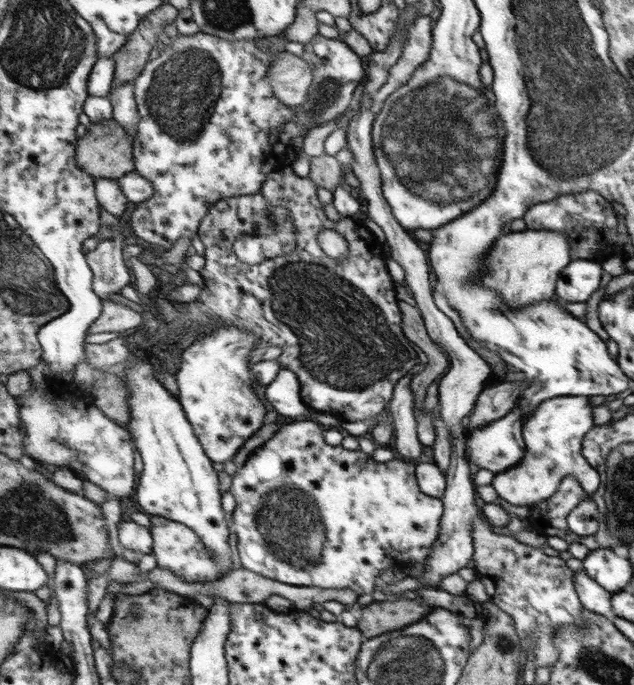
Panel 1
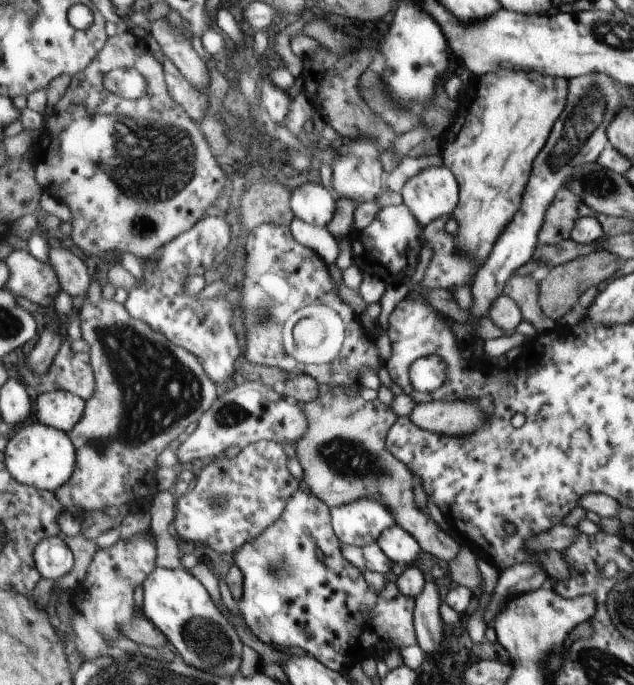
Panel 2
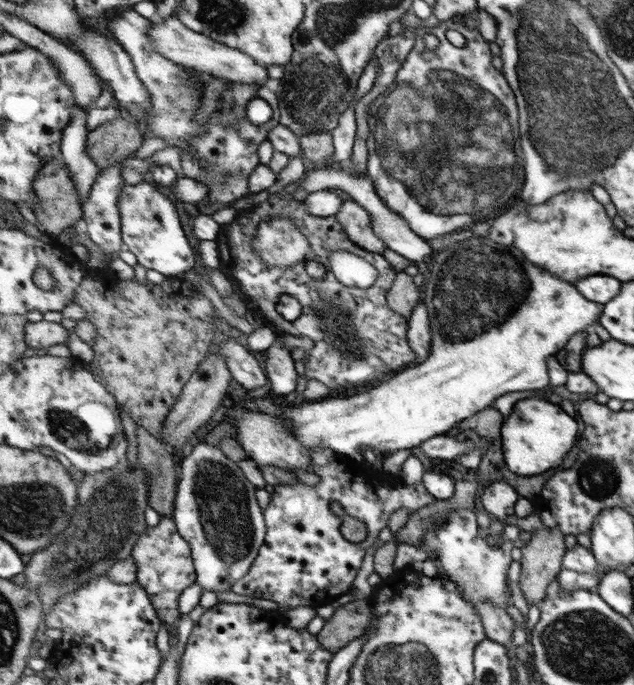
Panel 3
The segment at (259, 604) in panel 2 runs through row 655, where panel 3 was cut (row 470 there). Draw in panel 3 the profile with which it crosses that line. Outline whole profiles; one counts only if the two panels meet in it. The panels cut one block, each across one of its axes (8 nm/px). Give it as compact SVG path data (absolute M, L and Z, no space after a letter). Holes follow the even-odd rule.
M322 446L310 449L313 456L310 471L318 476L318 483L309 486L304 482L297 480L292 484L276 485L272 493L272 503L265 510L265 518L269 526L269 535L266 538L264 546L258 559L254 562L249 575L240 580L234 587L233 591L240 595L248 595L253 598L265 598L273 600L281 605L288 605L291 608L311 606L314 607L314 598L324 592L324 596L338 596L348 594L352 582L356 580L358 570L362 566L364 554L368 548L377 546L376 538L382 528L388 526L388 518L406 508L408 514L417 512L419 509L435 502L437 498L432 496L429 489L421 481L417 484L406 484L401 479L401 475L392 475L375 466L354 466L354 460L336 454L334 449ZM338 502L342 510L364 523L368 536L362 542L349 542L342 536L340 527L342 518L332 512L330 504Z

